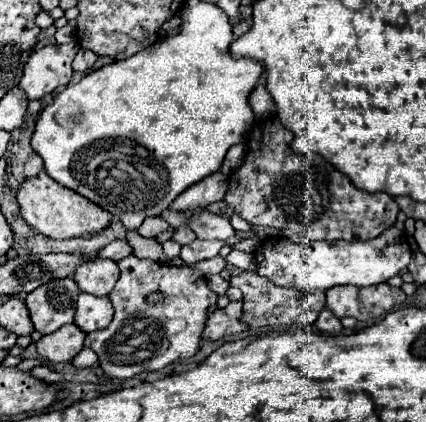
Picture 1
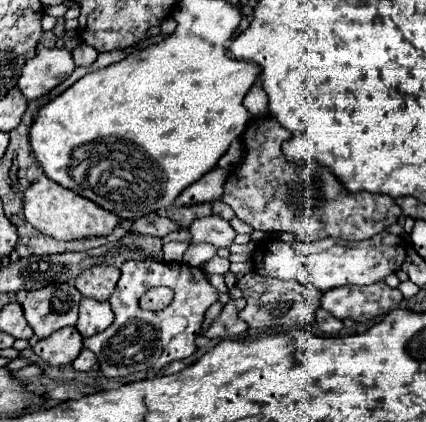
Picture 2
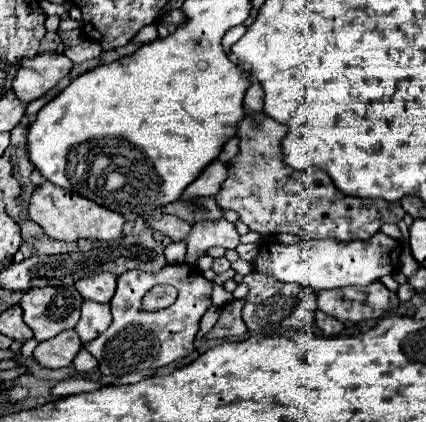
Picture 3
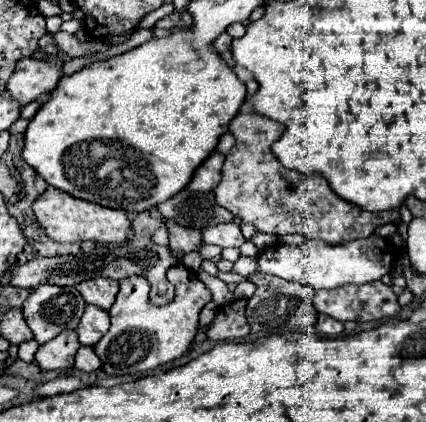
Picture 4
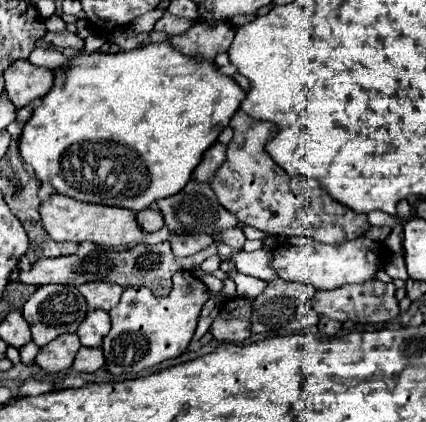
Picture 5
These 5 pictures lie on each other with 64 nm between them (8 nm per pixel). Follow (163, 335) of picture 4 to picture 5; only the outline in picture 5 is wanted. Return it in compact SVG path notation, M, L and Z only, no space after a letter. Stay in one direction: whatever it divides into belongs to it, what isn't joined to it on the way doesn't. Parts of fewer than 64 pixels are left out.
M178 272L168 296L154 296L148 288L126 288L118 306L108 314L112 318L112 330L104 338L104 358L108 372L120 376L124 372L142 372L162 360L180 356L196 330L202 306L208 300L208 288L192 274Z

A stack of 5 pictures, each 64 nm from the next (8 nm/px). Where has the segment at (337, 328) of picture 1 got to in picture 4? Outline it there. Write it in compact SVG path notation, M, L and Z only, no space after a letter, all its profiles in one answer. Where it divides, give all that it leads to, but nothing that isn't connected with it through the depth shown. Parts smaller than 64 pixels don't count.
M320 314L316 328L318 328L318 332L322 332L326 336L336 336L336 334L342 332L344 326L342 326L342 322L338 322L338 320L334 320L334 318L326 316L326 314Z

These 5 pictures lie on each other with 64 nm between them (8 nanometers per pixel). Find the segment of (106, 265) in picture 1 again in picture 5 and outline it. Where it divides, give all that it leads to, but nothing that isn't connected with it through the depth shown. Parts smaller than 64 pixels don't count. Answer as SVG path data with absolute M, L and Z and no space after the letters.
M88 282L88 284L82 284L78 290L86 298L88 308L104 310L104 312L110 312L118 304L124 292L120 286L110 282Z

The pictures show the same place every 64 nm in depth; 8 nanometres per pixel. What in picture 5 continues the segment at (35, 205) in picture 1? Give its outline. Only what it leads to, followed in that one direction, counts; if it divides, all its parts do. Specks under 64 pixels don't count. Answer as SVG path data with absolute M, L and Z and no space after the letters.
M52 194L48 202L40 206L42 222L46 232L56 240L56 242L84 242L90 240L96 246L108 246L108 248L134 248L138 244L160 244L170 238L168 228L164 226L158 232L144 232L140 224L136 222L136 214L132 210L124 208L112 208L112 206L96 206L96 204L86 204L72 200L68 196Z

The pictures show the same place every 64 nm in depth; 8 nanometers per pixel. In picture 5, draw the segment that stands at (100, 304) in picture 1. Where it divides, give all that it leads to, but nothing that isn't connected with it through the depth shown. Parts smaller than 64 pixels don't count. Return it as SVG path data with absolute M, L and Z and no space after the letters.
M90 310L76 334L80 336L82 346L102 348L102 340L108 332L110 332L110 316L100 310Z

